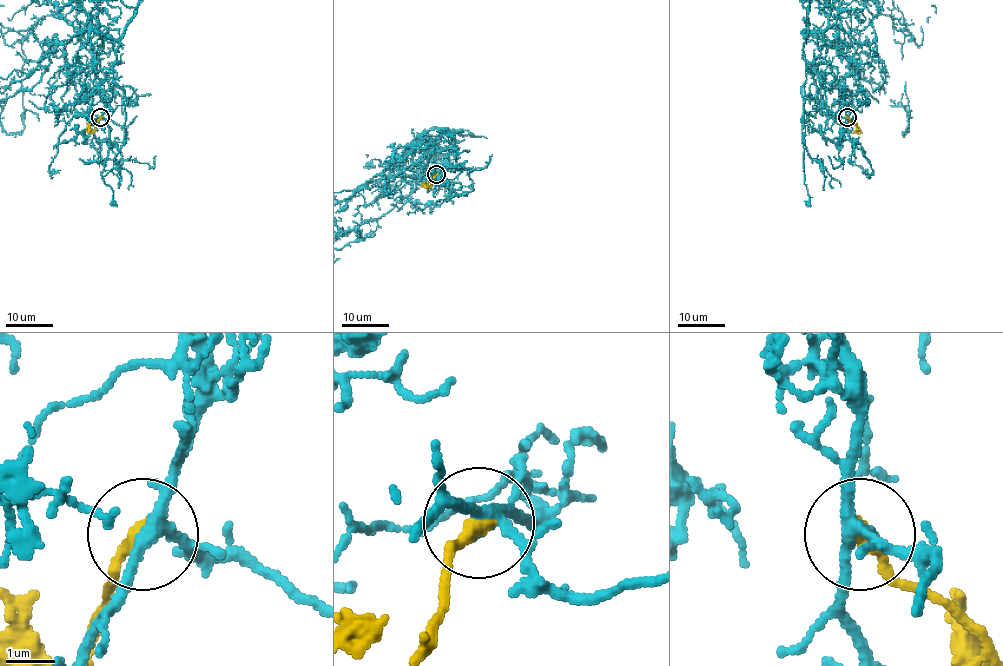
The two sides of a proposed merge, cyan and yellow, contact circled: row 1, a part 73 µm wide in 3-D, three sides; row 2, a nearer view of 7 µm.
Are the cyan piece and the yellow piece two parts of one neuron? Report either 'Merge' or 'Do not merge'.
Merge

